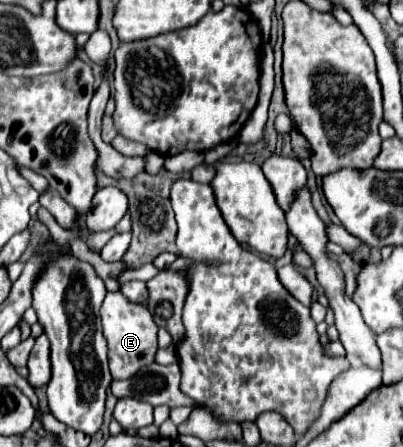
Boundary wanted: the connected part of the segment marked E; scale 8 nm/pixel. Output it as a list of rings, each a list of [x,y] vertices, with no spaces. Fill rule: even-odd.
[[[107,292],[101,304],[103,334],[109,342],[109,370],[115,380],[125,380],[139,372],[143,366],[153,364],[157,352],[157,324],[143,304],[133,304],[117,292]]]

